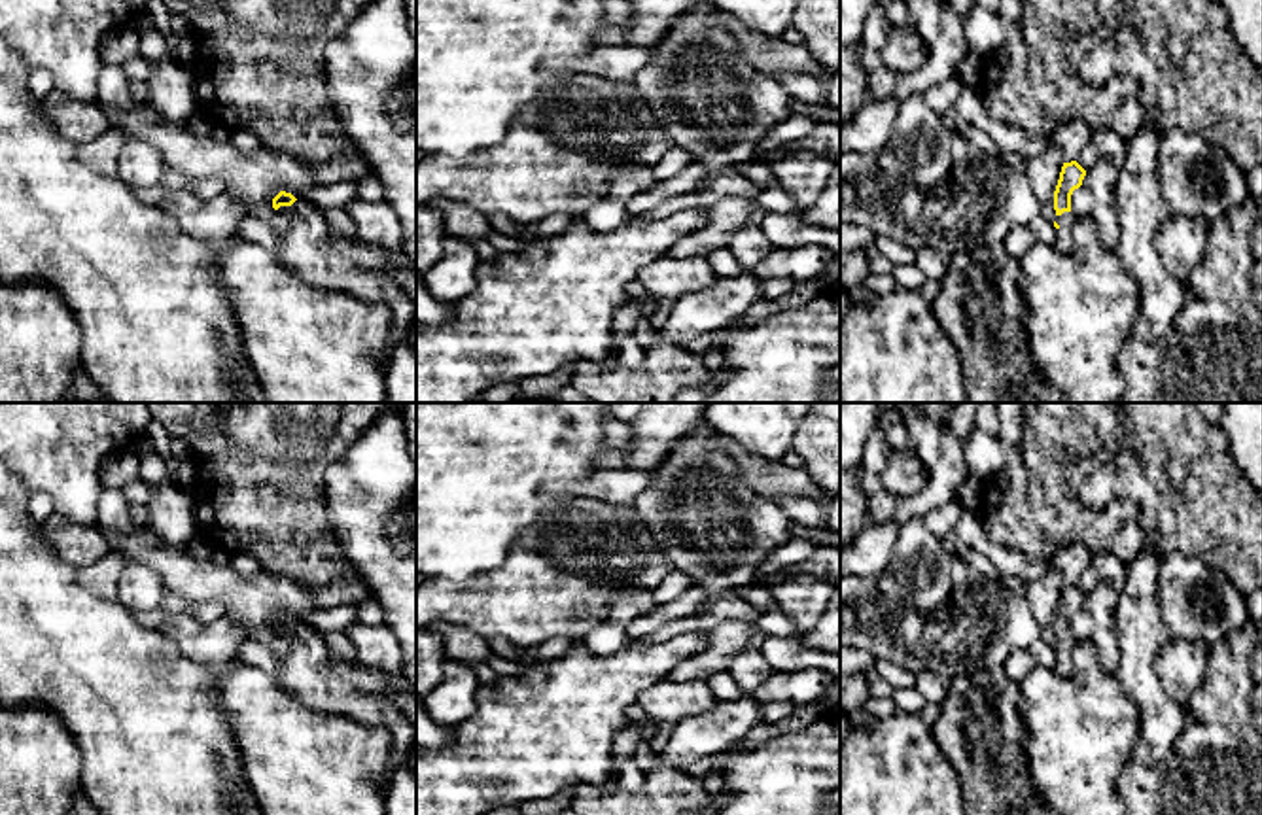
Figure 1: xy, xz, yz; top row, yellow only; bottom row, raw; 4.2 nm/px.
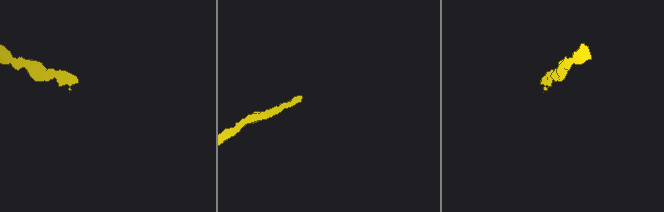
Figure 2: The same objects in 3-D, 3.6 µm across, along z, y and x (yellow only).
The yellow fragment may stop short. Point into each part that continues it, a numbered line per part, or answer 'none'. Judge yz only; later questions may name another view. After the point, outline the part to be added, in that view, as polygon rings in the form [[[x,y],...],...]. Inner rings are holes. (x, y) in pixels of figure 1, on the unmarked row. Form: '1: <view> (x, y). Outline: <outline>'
1: yz (1064, 658). Outline: [[[1063,635],[1061,639],[1058,639],[1056,647],[1060,650],[1056,652],[1056,666],[1052,669],[1060,677],[1067,677],[1071,673],[1077,641],[1073,635]]]

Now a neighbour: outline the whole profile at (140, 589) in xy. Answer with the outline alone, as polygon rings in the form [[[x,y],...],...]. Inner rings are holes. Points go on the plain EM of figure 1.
[[[127,562],[117,586],[117,601],[131,613],[157,611],[167,594],[161,577],[148,565]]]

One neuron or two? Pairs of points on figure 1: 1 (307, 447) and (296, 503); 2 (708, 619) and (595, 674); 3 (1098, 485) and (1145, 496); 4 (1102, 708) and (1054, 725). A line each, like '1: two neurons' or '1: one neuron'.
1: one neuron
2: two neurons
3: one neuron
4: one neuron

